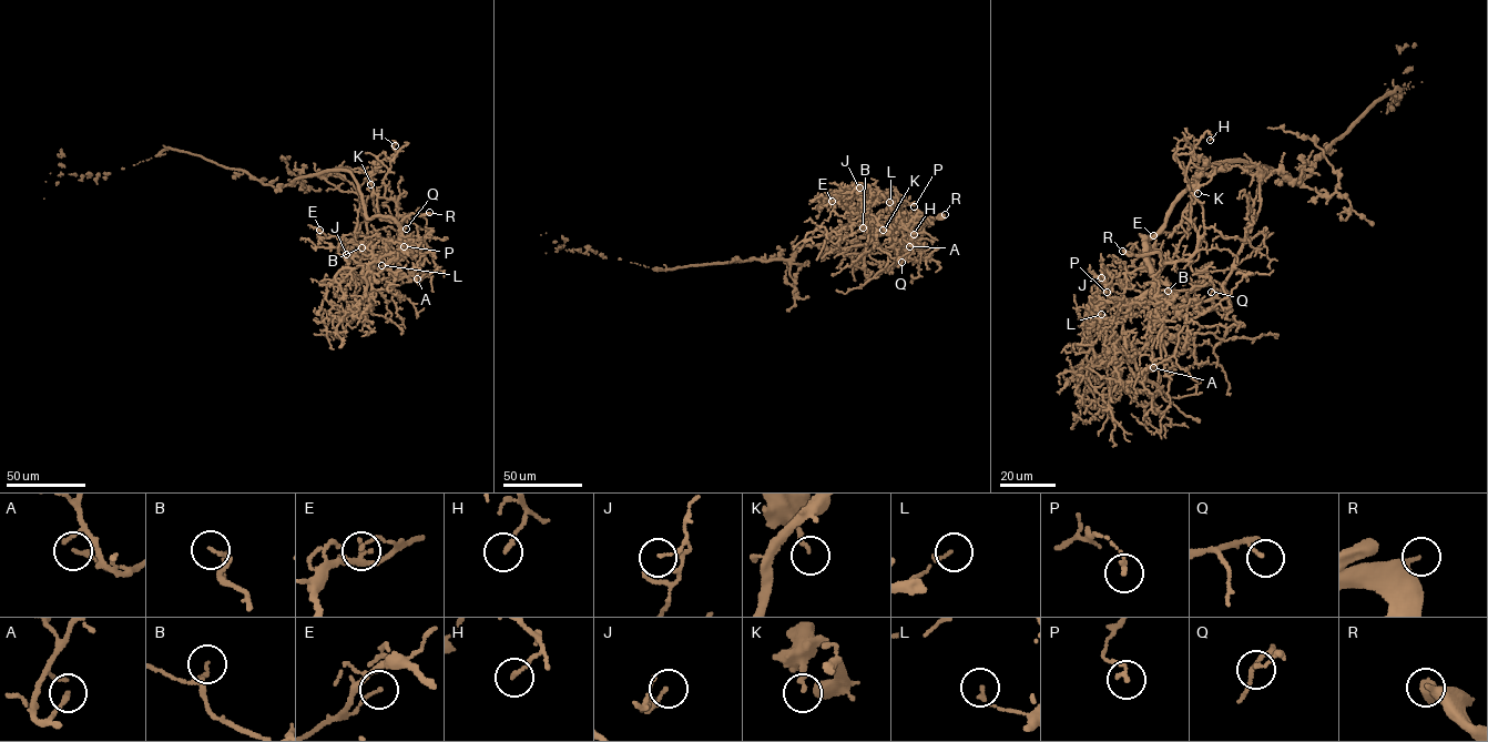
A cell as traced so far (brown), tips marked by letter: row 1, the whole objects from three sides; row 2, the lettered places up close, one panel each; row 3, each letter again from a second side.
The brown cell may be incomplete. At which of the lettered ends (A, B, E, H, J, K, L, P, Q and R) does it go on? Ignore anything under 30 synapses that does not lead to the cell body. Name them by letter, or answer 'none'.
Q, R

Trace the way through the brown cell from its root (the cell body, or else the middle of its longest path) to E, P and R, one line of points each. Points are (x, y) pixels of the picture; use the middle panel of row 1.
E: (821, 244), (862, 261), (859, 254), (875, 234), (857, 213), (843, 202), (832, 201)
P: (821, 244), (858, 232), (888, 210), (902, 214), (905, 229), (894, 205), (898, 202), (914, 206)
R: (821, 244), (827, 250), (845, 252), (859, 239), (888, 227), (900, 244), (909, 231), (919, 230), (945, 214)

